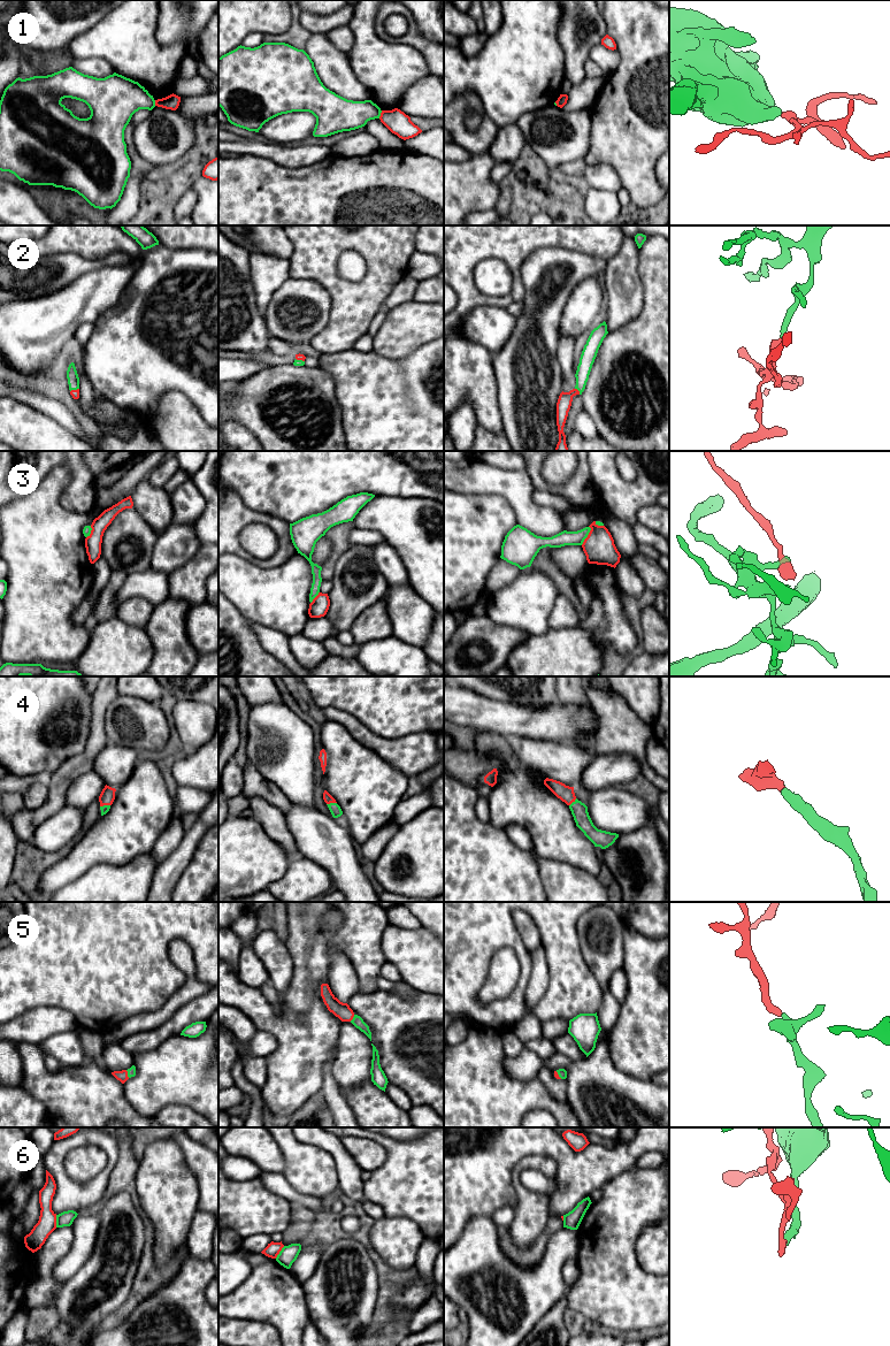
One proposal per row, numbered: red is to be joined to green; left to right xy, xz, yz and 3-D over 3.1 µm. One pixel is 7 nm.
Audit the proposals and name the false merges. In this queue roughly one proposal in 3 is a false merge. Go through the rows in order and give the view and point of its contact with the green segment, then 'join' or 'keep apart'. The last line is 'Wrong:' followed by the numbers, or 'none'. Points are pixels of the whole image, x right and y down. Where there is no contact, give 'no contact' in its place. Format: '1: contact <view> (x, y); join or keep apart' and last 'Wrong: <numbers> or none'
1: contact xz (380, 114); keep apart
2: contact yz (578, 390); join
3: contact yz (588, 534); keep apart
4: contact xz (331, 803); join
5: contact xy (128, 1073); join
6: contact xy (56, 1221); keep apart
Wrong: 1, 3, 6

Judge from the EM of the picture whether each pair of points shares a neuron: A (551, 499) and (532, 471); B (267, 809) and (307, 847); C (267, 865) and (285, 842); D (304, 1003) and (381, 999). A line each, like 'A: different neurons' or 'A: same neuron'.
A: different neurons
B: different neurons
C: different neurons
D: different neurons

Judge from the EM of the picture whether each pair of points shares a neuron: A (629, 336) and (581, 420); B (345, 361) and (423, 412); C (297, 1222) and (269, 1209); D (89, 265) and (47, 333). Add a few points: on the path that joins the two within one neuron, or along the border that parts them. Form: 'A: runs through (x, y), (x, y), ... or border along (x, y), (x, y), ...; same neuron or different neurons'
A: border along (582, 407), (591, 418), (598, 433); different neurons
B: runs through (365, 381), (396, 412), (404, 412); same neuron
C: border along (292, 1211), (290, 1225); different neurons
D: border along (109, 267), (90, 270), (60, 289); different neurons

